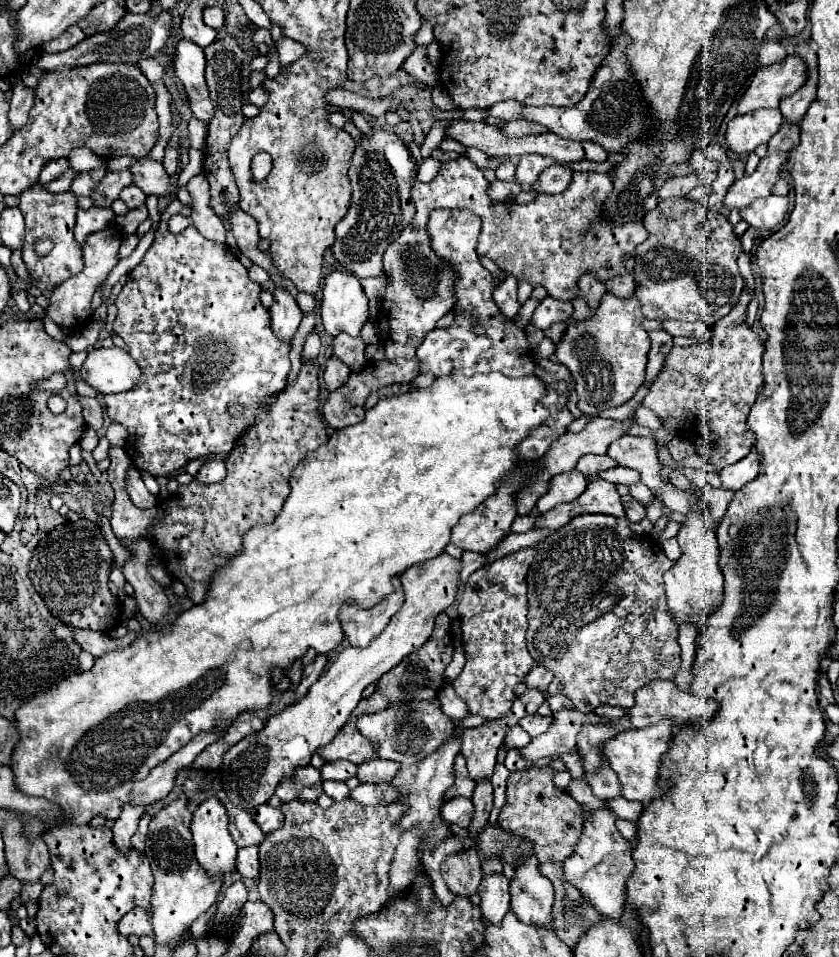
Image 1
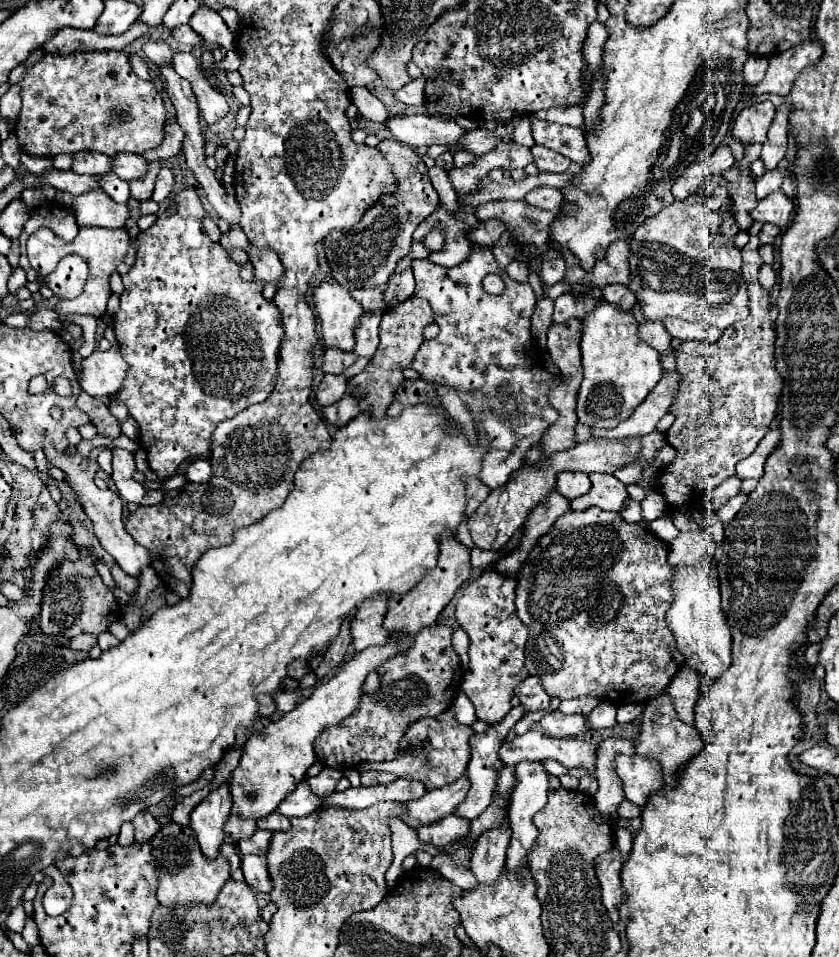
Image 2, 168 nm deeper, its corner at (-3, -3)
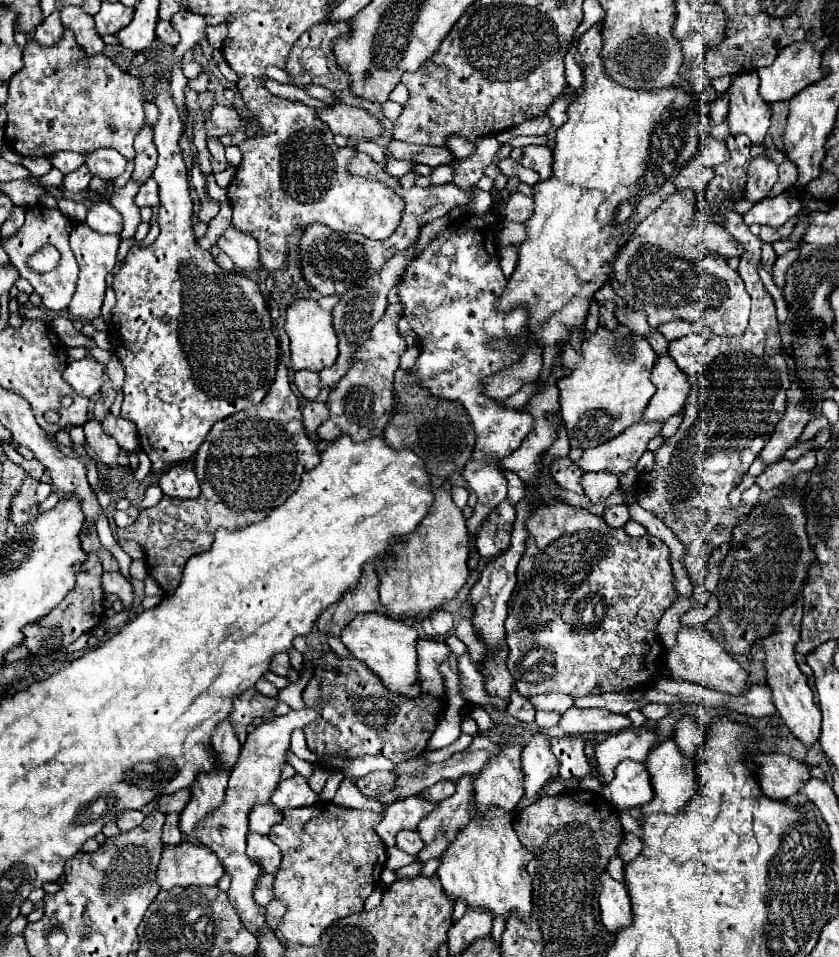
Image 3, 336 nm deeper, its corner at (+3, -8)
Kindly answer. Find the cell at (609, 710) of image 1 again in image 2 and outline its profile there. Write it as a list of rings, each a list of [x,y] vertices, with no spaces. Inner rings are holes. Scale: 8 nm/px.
[[[625,704],[625,706],[619,706],[617,722],[631,722],[631,720],[639,718],[643,708],[645,708],[645,704]]]

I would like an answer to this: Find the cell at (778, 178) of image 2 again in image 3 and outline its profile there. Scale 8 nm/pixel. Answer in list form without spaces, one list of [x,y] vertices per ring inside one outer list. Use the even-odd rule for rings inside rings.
[[[785,159],[785,161],[779,165],[779,171],[781,171],[781,179],[773,185],[773,189],[771,189],[771,193],[769,193],[771,197],[783,193],[787,187],[791,187],[791,185],[797,183],[797,167],[795,167],[791,161]]]

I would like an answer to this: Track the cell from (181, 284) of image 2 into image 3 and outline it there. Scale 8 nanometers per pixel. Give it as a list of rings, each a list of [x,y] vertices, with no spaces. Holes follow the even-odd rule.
[[[159,81],[155,85],[155,105],[161,113],[155,125],[155,147],[159,151],[159,161],[153,171],[153,179],[159,183],[161,197],[157,215],[161,233],[147,247],[133,245],[121,271],[113,277],[117,303],[113,307],[107,337],[111,351],[121,359],[127,375],[123,385],[121,417],[135,423],[139,445],[153,463],[151,473],[165,473],[179,461],[195,455],[217,421],[257,405],[267,395],[275,379],[279,349],[271,331],[267,301],[257,283],[237,271],[221,269],[213,261],[213,255],[205,251],[193,235],[193,201],[189,197],[187,167],[179,149],[183,123],[175,103],[171,101],[169,81]]]

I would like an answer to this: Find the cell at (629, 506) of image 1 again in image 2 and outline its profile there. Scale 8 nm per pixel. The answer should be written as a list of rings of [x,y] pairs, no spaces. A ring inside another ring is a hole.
[[[633,498],[625,500],[625,506],[621,508],[619,514],[625,518],[625,522],[641,522],[641,506]]]

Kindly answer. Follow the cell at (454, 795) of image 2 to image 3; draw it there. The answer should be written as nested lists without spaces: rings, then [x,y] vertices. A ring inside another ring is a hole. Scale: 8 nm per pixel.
[[[411,795],[407,799],[399,799],[399,801],[387,805],[383,821],[377,825],[375,831],[381,837],[381,841],[387,847],[391,847],[393,841],[395,841],[397,831],[401,831],[401,829],[417,829],[421,819],[427,817],[435,807],[437,807],[437,803],[419,799],[415,795]]]

